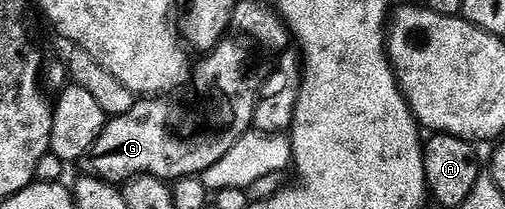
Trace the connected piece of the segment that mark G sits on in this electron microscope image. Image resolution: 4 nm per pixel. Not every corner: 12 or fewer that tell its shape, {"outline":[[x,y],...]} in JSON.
{"outline":[[223,39],[197,65],[213,109],[196,137],[164,100],[141,99],[91,147],[92,176],[172,183],[219,163],[266,74]]}

